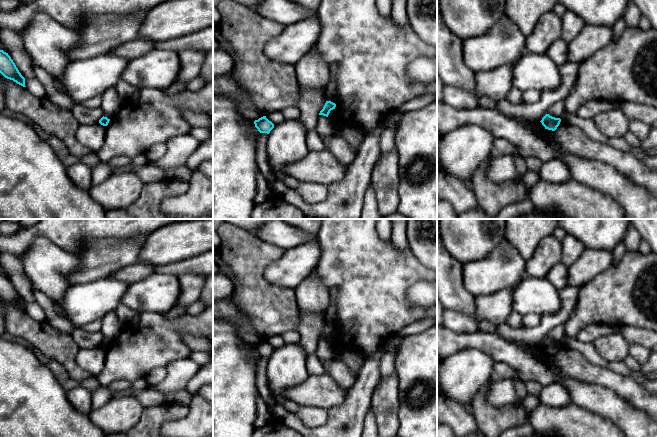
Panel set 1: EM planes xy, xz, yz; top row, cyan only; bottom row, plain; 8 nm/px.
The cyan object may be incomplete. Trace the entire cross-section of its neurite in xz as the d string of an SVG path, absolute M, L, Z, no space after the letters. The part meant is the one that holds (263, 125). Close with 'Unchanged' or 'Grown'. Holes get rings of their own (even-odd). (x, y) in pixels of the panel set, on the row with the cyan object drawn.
M266 116L259 118L254 121L255 127L258 129L260 133L269 134L270 131L274 128L274 124L269 121Z. Unchanged

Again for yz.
M546 114L540 122L545 127L545 129L555 131L561 122L561 119Z. Unchanged

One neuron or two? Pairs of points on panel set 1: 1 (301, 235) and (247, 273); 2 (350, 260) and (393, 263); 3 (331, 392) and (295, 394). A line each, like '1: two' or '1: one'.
1: two
2: one
3: one

